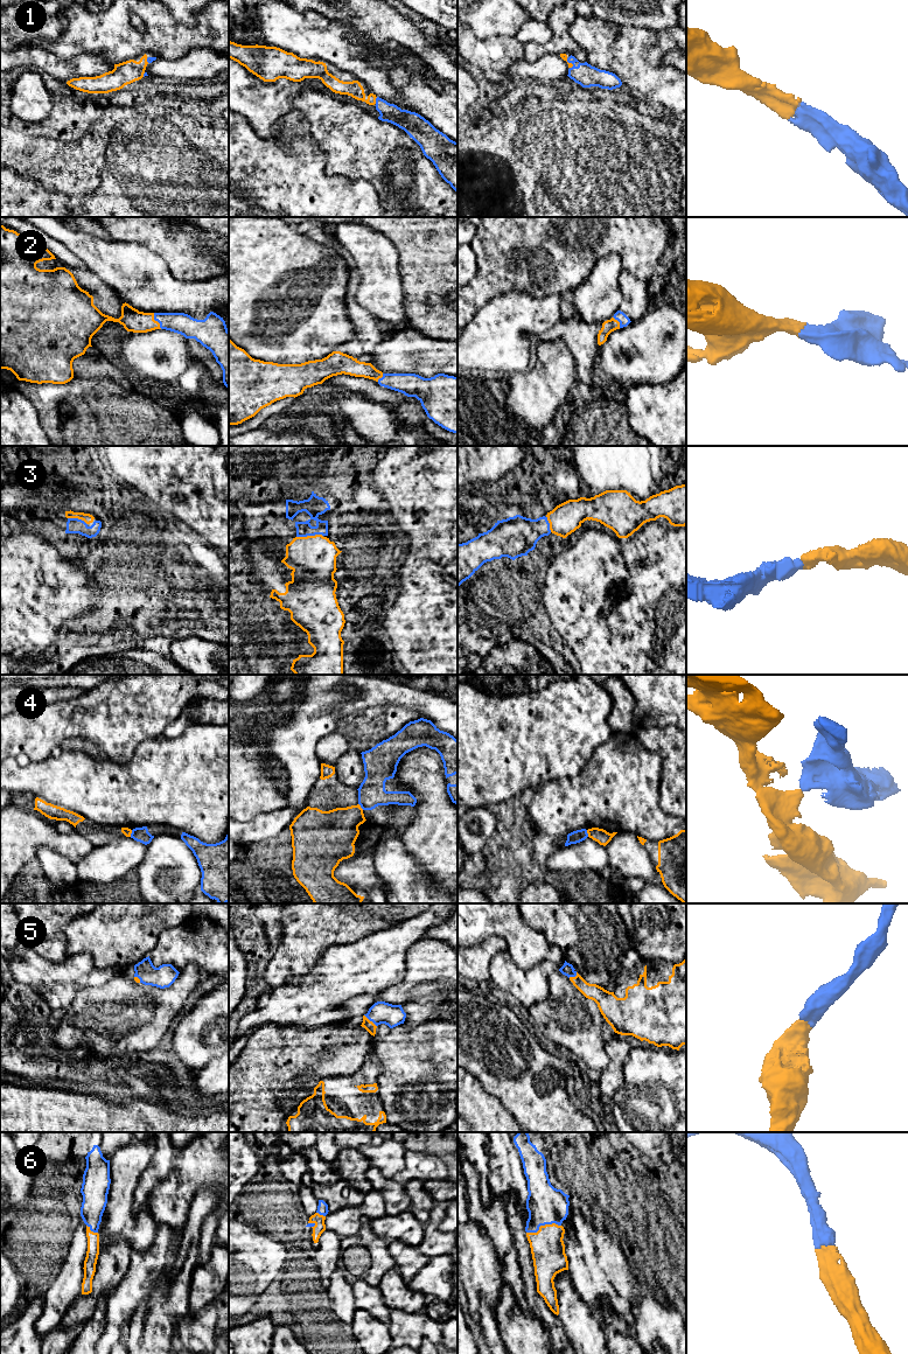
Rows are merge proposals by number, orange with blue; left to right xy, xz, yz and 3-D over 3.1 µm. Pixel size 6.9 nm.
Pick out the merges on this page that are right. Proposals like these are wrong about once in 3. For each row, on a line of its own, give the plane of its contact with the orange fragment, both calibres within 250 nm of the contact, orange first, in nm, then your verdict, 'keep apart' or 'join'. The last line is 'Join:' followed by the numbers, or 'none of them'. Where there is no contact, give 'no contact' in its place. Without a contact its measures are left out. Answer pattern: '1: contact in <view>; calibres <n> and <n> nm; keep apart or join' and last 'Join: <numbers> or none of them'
1: contact in xz; calibres 110 and 140 nm; join
2: contact in xy; calibres 150 and 150 nm; join
3: contact in xz; calibres 320 and 140 nm; join
4: contact in yz; calibres 100 and 90 nm; keep apart
5: contact in xz; calibres 70 and 160 nm; join
6: contact in yz; calibres 240 and 260 nm; join
Join: 1, 2, 3, 5, 6

